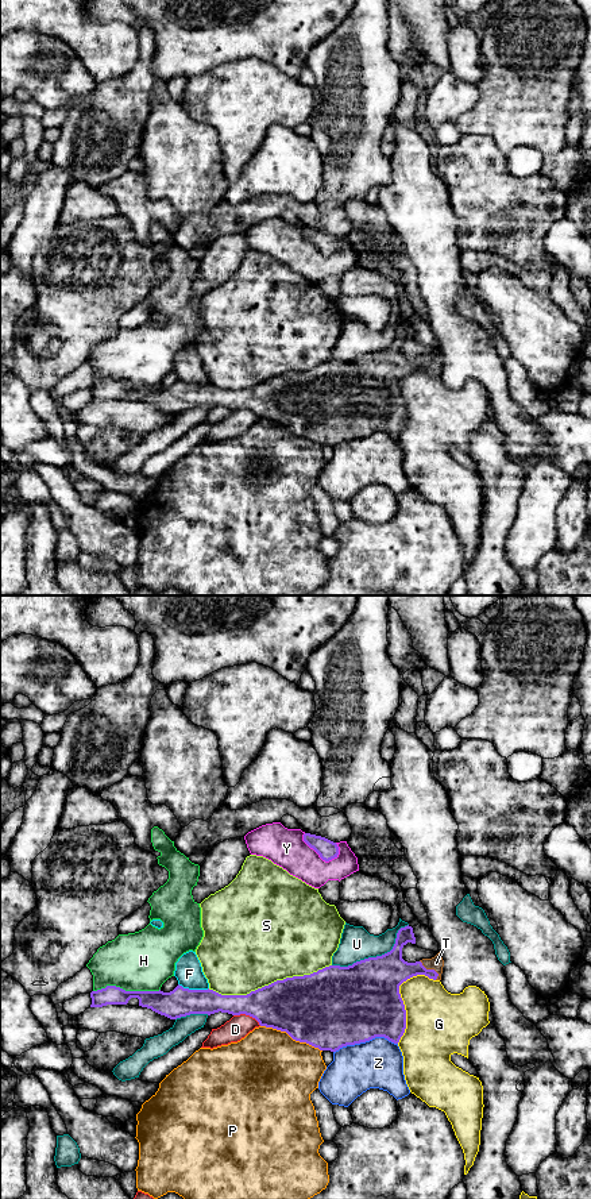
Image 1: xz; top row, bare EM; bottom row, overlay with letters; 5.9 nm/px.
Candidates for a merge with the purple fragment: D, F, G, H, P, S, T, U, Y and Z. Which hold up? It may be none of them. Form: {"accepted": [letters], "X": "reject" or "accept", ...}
{"accepted": ["T"], "D": "reject", "F": "reject", "G": "reject", "H": "reject", "P": "reject", "S": "reject", "T": "accept", "U": "reject", "Y": "reject", "Z": "reject"}

